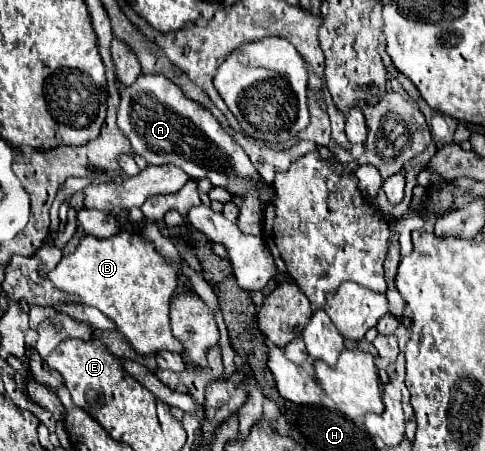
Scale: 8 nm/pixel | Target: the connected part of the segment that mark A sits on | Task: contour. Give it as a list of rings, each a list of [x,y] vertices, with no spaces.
[[[141,74],[135,84],[119,86],[119,96],[121,96],[121,102],[119,102],[119,110],[117,110],[117,126],[129,138],[133,152],[143,156],[149,164],[181,166],[193,180],[209,178],[215,186],[227,188],[233,196],[237,196],[237,194],[243,196],[249,188],[257,188],[259,200],[263,204],[273,202],[273,188],[269,184],[263,184],[257,178],[257,170],[253,170],[253,164],[249,162],[249,158],[241,150],[241,146],[237,146],[237,142],[233,142],[233,138],[229,138],[229,134],[221,128],[221,124],[215,120],[215,116],[211,112],[207,112],[203,106],[197,106],[193,100],[185,98],[185,94],[181,94],[181,90],[173,82],[169,82],[165,76]]]

